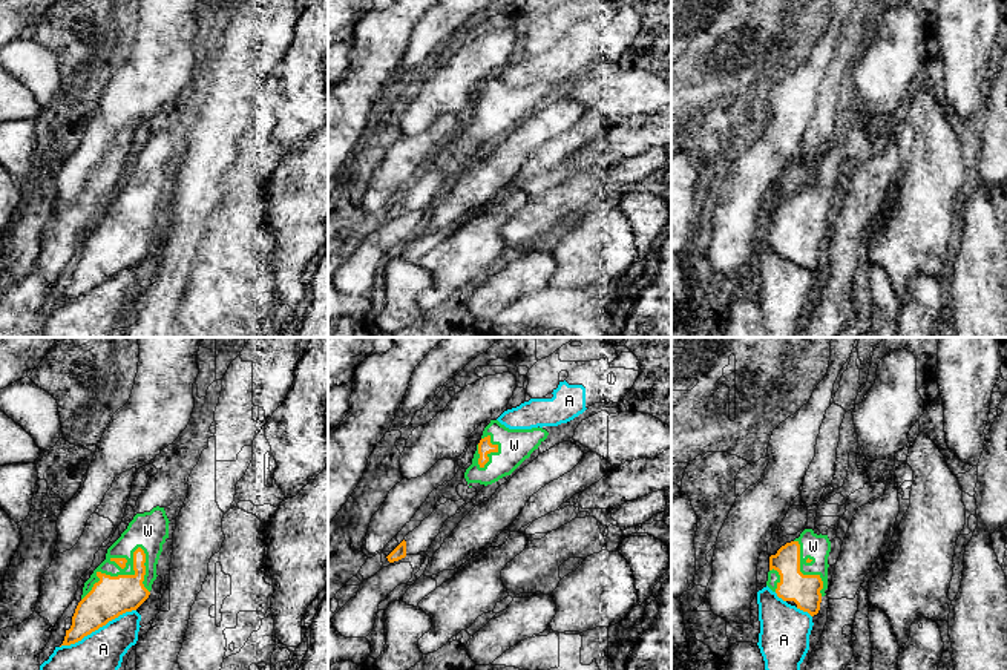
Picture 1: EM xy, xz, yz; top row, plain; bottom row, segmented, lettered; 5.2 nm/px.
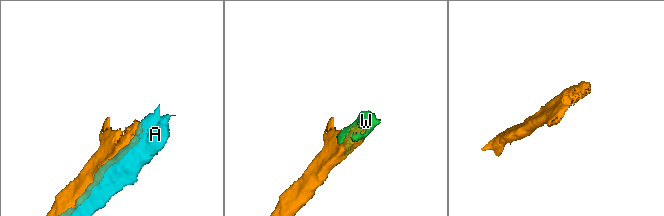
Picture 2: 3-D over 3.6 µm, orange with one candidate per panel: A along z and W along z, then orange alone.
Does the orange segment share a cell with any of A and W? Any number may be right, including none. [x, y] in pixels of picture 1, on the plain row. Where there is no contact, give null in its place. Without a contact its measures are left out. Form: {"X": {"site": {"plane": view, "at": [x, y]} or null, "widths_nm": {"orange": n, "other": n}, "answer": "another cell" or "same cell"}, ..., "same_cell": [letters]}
{"A": {"site": {"plane": "xy", "at": [97, 285]}, "widths_nm": {"orange": 220, "other": 320}, "answer": "another cell"}, "W": {"site": {"plane": "xy", "at": [118, 232]}, "widths_nm": {"orange": 220, "other": 140}, "answer": "same cell"}, "same_cell": ["W"]}

